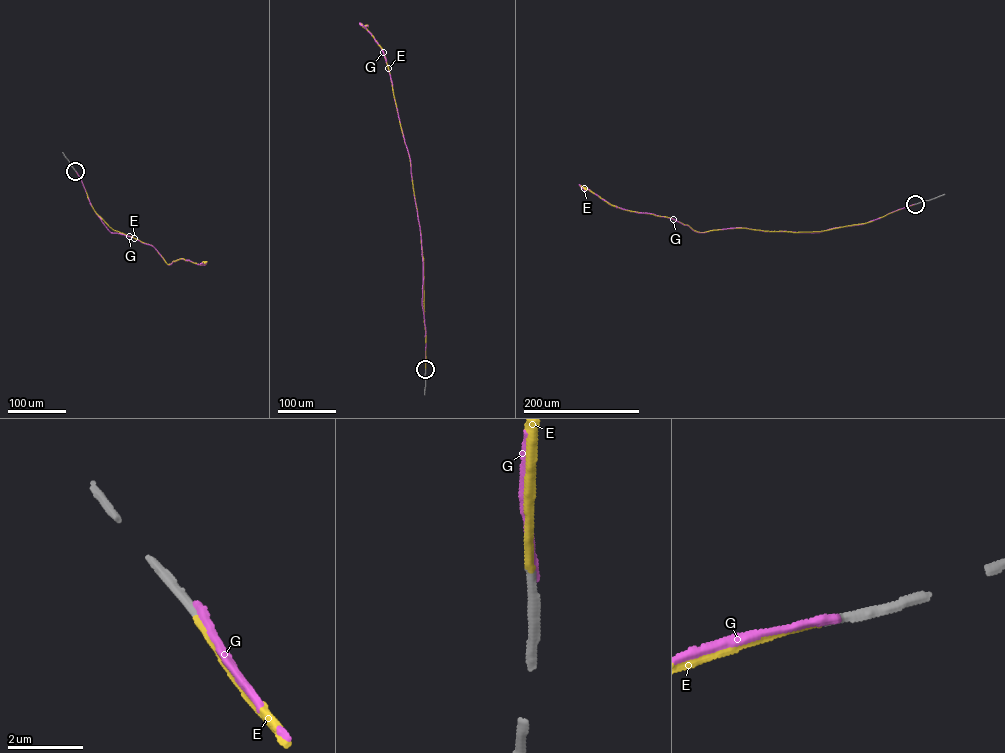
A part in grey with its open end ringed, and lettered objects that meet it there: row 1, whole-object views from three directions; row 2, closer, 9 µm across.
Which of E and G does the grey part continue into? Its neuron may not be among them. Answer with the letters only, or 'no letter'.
E

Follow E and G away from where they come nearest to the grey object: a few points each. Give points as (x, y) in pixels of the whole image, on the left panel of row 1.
E: (75, 171), (92, 207), (112, 229), (152, 245), (167, 264), (182, 258), (202, 262)
G: (75, 171), (92, 207), (110, 232), (152, 245), (167, 264), (181, 259), (198, 264), (205, 262), (201, 263)

